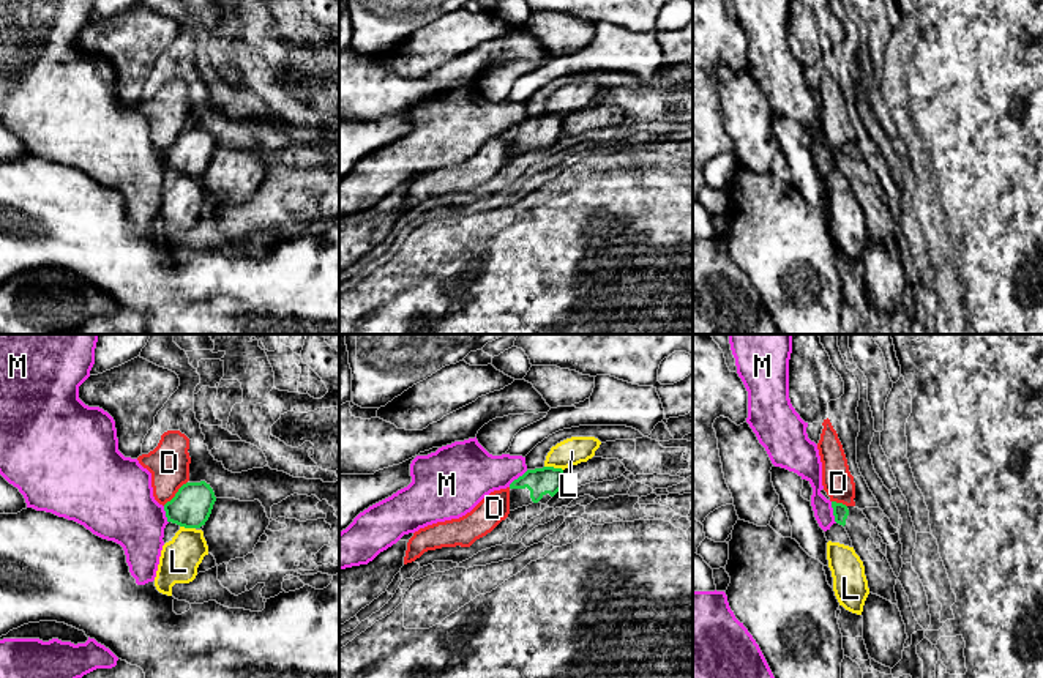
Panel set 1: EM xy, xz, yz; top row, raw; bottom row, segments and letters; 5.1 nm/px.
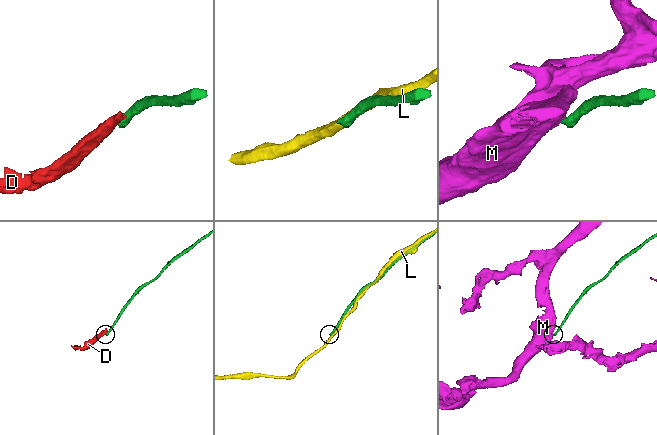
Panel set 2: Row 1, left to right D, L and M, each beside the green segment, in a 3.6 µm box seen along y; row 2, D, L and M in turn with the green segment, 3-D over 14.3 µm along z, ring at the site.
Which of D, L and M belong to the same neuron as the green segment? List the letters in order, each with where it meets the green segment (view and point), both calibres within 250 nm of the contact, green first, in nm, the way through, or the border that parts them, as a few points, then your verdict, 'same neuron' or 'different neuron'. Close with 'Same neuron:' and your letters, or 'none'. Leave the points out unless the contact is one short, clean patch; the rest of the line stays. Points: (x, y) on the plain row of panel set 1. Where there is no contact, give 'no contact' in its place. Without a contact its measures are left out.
D: meets green in xy at (175, 141); 200 nm thick on the green side, 200 nm on the other; border along xy (186, 128), (163, 152); different neuron
L: meets green in xz at (553, 114); 140 nm thick on the green side, 140 nm on the other; different neuron
M: meets green in yz at (833, 160); 80 nm thick on the green side, 110 nm on the other; border along yz (830, 149), (837, 169); different neuron
Same neuron: none

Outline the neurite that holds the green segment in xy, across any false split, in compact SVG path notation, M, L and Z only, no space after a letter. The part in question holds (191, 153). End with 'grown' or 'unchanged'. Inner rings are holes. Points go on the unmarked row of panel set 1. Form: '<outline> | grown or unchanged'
M205 128L183 131L175 143L164 151L167 169L185 175L200 175L208 167L215 139Z | unchanged

